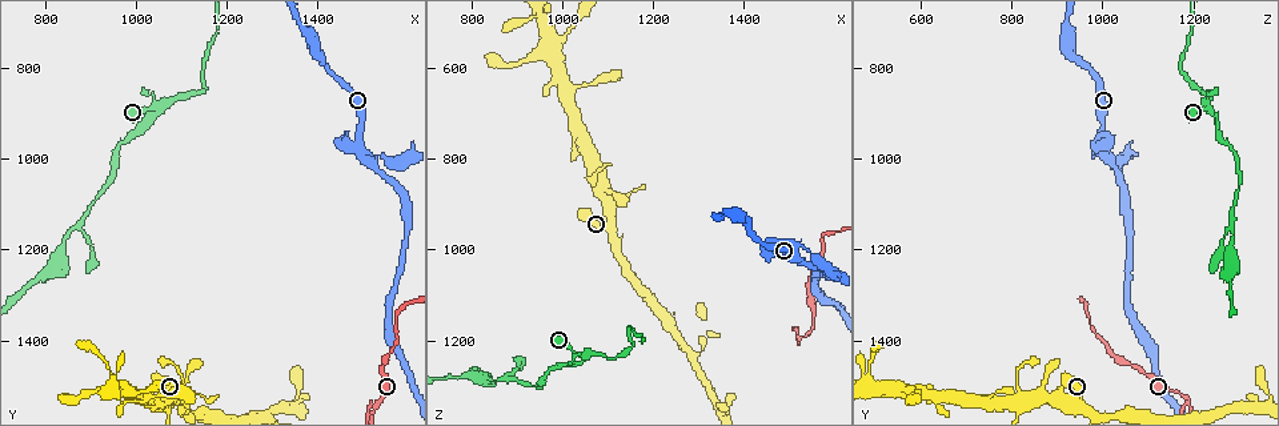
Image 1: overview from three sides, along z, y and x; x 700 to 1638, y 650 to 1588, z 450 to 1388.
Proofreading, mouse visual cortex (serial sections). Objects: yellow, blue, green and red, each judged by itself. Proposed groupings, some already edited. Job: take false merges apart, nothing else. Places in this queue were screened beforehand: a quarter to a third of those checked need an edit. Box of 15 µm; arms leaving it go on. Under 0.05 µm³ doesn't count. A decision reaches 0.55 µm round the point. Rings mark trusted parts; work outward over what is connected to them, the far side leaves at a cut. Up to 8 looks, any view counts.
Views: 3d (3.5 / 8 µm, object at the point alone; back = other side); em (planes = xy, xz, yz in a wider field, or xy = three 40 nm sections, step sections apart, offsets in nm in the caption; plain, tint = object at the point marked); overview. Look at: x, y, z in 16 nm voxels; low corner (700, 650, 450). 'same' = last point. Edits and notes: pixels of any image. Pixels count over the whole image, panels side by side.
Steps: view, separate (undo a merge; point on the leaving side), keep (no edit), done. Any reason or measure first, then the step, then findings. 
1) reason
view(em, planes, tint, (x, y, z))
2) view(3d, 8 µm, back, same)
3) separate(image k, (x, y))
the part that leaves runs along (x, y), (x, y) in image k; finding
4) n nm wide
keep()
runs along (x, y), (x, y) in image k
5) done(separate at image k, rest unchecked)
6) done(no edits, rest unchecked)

four or more arms meet
view(3d, 8 µm, (1085, 1510, 870))

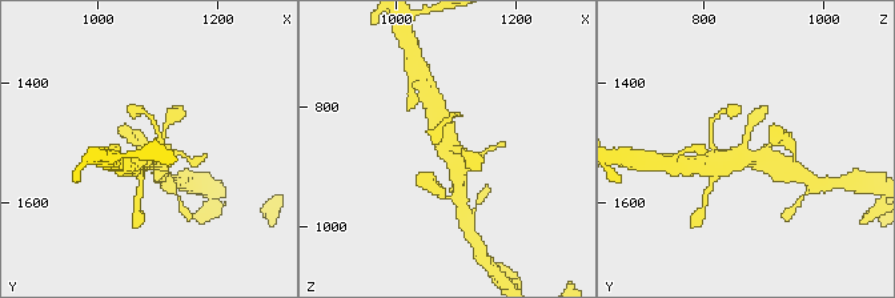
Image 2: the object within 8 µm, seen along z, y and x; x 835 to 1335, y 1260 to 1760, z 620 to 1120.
view(3d, 3.5 µm, (1085, 1515, 865))

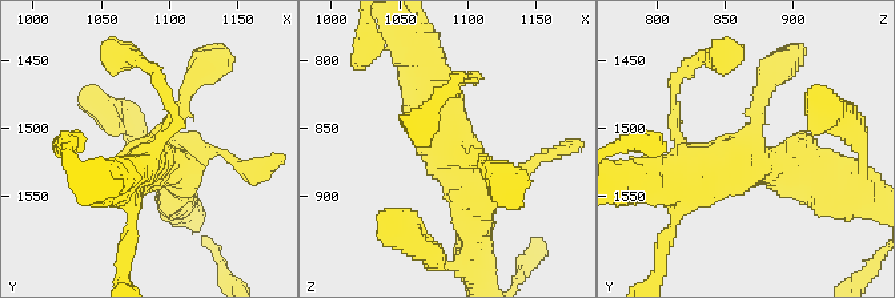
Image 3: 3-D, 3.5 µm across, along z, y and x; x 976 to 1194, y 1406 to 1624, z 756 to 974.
keep()
runs along (472, 229), (424, 75) in image 3; one cell here

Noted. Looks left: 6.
view(3d, 3.5 µm, (1495, 985, 1005))

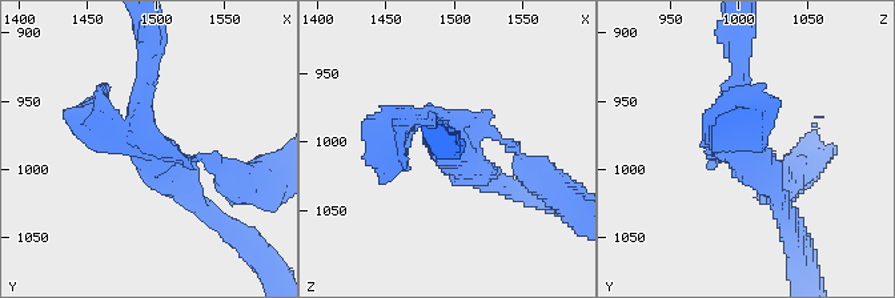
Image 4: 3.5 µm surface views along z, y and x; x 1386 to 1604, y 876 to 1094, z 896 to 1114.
4 arms; arms of 150, 250, 250, 300 nm; now the EM
view(em, xy, step 5, tint, (1498, 992, 1006))

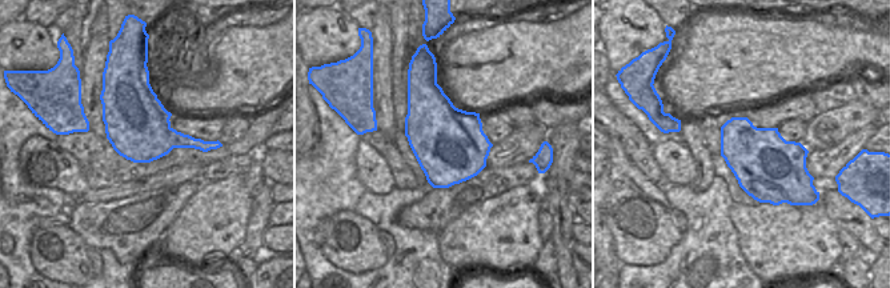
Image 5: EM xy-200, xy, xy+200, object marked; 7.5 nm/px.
separate(image 4, (394, 148))
the part that leaves runs along (473, 133), (514, 147), (572, 201) in image 4; two cells meet here

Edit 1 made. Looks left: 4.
view(overview)

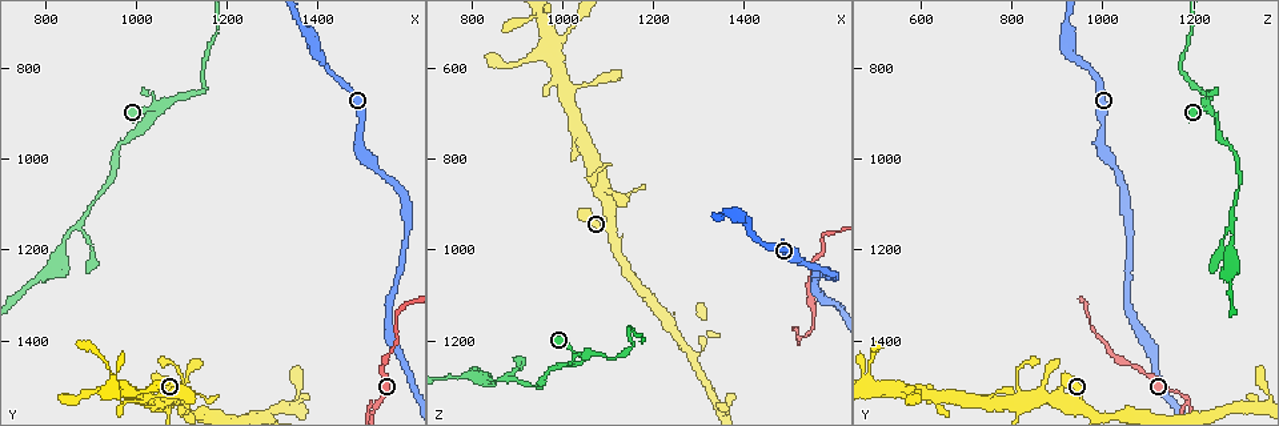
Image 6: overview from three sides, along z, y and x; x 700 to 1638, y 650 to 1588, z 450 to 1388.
branch point
view(3d, 3.5 µm, (1040, 880, 1235))

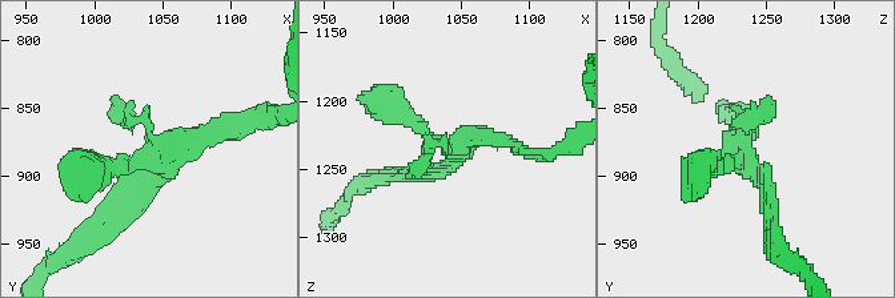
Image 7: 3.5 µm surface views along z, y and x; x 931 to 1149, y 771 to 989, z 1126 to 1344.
need the tissue
view(em, planes, tint, (1044, 888, 1234))

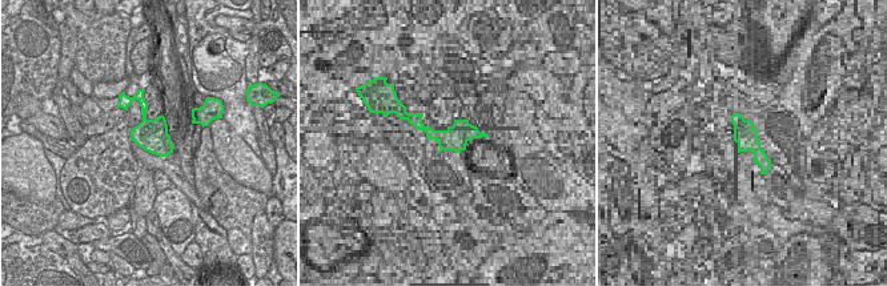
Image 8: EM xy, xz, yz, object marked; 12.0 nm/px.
keep()
runs along (695, 172), (743, 156), (771, 217) in image 7; all the same cell

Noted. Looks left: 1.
done(separate at image 4, rest unchecked)

